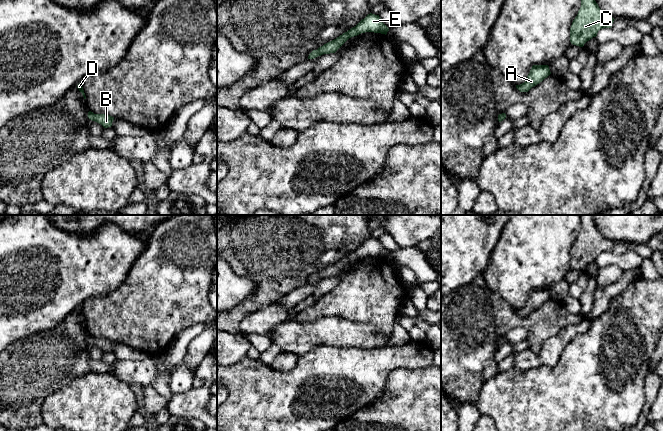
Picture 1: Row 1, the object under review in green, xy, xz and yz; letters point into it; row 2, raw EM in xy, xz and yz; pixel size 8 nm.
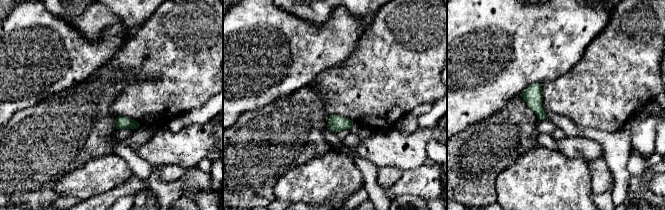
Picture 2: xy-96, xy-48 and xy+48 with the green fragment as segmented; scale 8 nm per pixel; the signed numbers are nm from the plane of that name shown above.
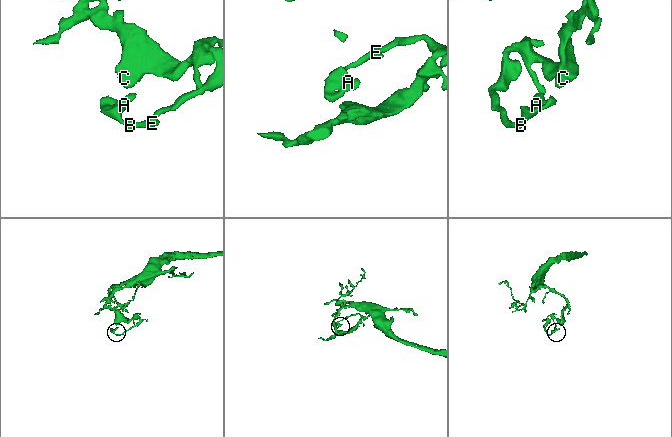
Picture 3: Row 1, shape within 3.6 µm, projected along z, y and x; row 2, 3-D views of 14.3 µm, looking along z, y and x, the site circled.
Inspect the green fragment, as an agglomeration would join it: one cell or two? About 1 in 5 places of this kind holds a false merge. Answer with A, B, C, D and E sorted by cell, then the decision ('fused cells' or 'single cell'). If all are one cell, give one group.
A B C D E; single cell

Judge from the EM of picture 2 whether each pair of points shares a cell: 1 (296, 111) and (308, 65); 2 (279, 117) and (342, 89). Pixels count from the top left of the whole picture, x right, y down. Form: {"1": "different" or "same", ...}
{"1": "different", "2": "different"}

